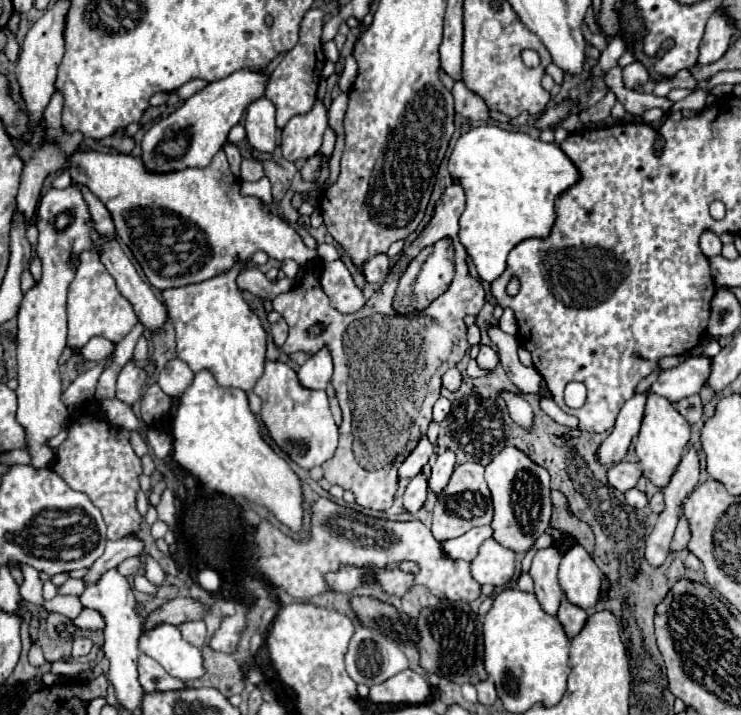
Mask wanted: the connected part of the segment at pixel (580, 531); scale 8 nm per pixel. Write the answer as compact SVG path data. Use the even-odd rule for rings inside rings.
M559 490L551 492L551 500L553 500L551 526L565 532L565 534L569 534L571 538L575 538L591 554L593 544L595 544L595 536L593 536L591 528L571 514L571 510L567 508L567 498Z

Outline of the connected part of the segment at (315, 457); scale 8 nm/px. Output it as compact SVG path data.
M267 362L265 374L253 392L261 398L261 420L271 440L301 468L311 470L329 460L337 448L337 426L329 412L325 390L309 390L299 384L297 372L283 362Z

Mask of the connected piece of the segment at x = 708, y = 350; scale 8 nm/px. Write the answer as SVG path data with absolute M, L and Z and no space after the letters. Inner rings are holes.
M711 340L707 345L699 345L696 348L691 350L693 356L698 356L699 354L707 355L708 357L714 357L721 350L717 340Z

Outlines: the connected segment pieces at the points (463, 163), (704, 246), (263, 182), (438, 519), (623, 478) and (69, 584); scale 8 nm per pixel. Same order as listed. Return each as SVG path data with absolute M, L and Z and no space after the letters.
M495 124L475 126L471 132L461 134L449 156L449 174L465 190L465 210L459 218L459 240L465 246L467 256L473 260L479 278L485 282L493 282L503 274L507 254L521 240L549 236L555 222L555 196L579 180L577 168L557 144L545 144L525 132L509 132Z
M705 230L699 238L699 248L705 256L717 256L717 254L721 254L721 240L717 238L715 232Z
M264 176L257 182L241 182L241 193L245 196L255 196L262 201L277 207L272 197L272 186L270 180Z
M469 462L461 464L453 470L453 476L447 484L447 488L437 496L437 504L433 510L433 526L431 532L433 536L443 542L451 540L457 536L463 536L475 526L487 526L493 520L493 504L491 504L491 494L487 488L487 482L483 480L483 466Z
M619 462L619 464L609 468L607 476L609 476L609 484L615 490L627 492L627 490L637 486L637 482L641 478L641 468L637 462Z
M69 578L63 586L59 586L59 594L71 594L71 596L79 596L81 592L85 590L85 584L83 580L77 580L77 578Z

